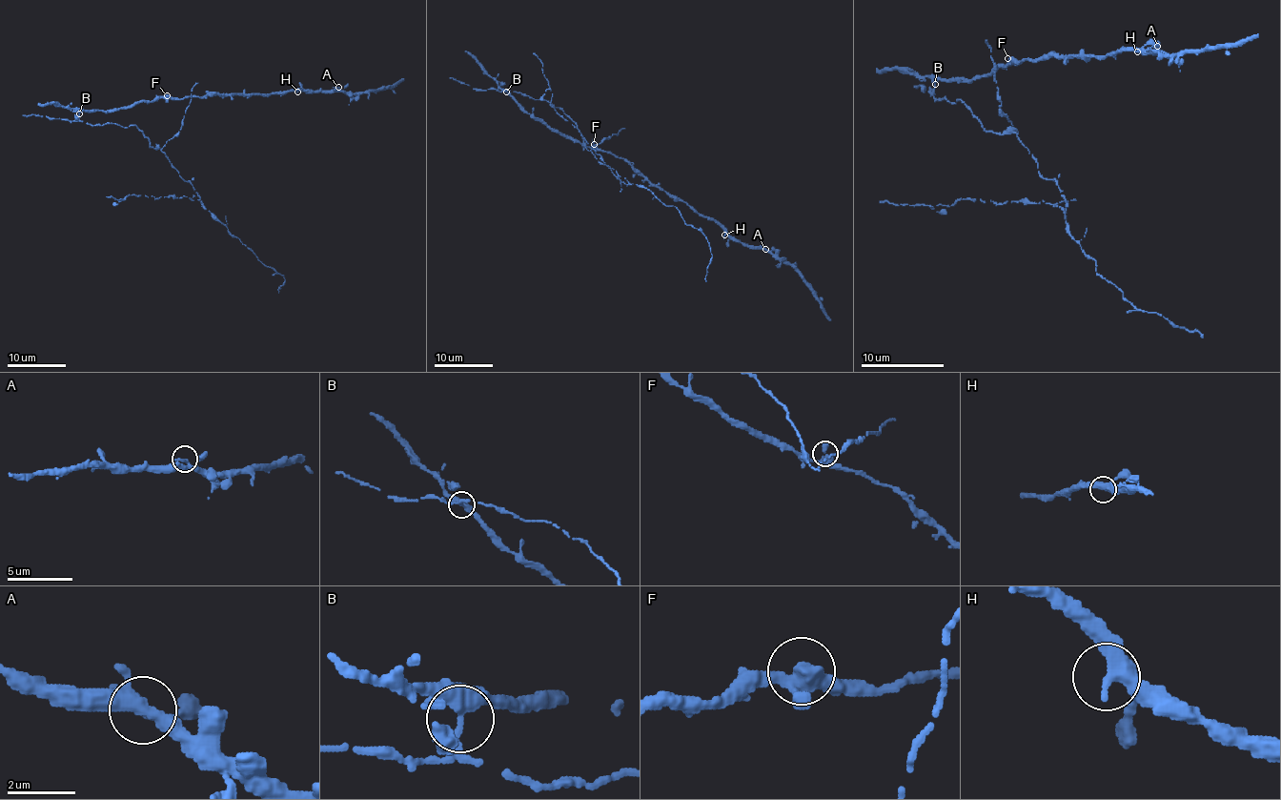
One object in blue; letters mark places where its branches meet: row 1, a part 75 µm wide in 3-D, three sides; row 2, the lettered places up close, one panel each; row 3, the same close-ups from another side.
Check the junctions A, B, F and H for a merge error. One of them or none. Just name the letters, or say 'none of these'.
B

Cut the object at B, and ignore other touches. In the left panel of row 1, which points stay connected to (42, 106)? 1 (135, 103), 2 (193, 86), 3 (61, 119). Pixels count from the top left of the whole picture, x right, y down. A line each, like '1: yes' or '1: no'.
1: yes
2: no
3: no

